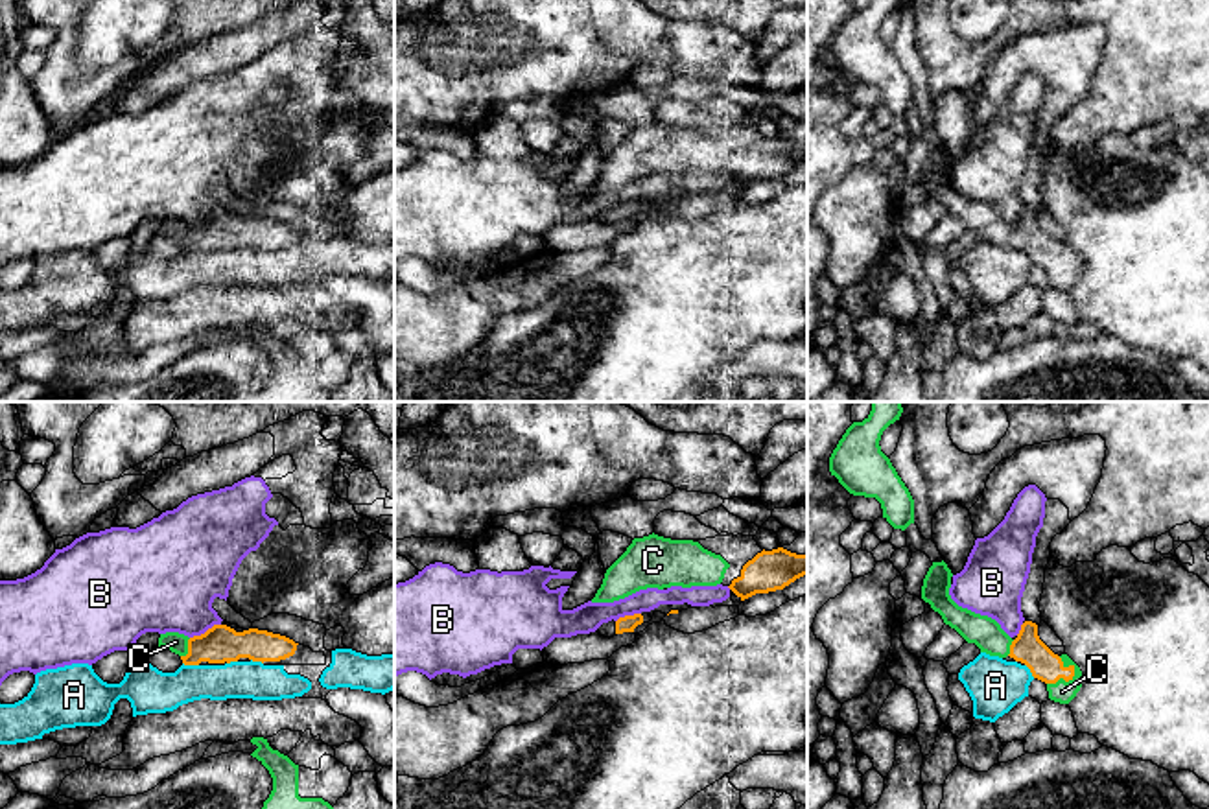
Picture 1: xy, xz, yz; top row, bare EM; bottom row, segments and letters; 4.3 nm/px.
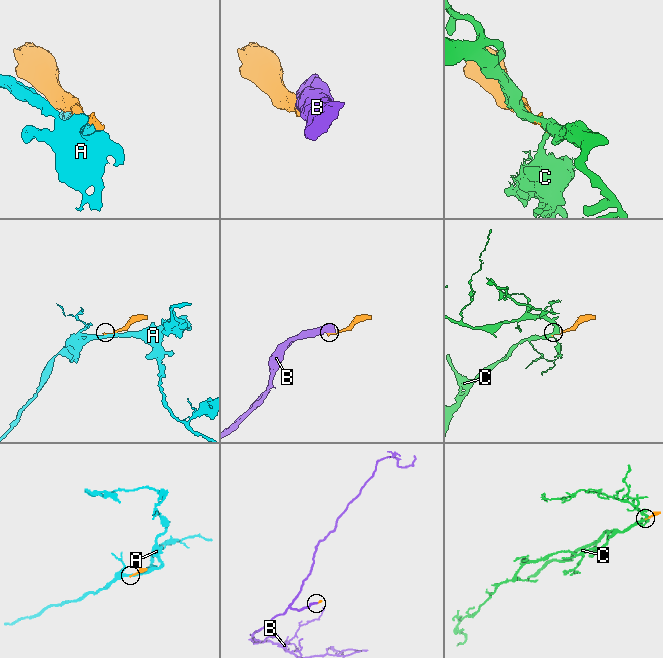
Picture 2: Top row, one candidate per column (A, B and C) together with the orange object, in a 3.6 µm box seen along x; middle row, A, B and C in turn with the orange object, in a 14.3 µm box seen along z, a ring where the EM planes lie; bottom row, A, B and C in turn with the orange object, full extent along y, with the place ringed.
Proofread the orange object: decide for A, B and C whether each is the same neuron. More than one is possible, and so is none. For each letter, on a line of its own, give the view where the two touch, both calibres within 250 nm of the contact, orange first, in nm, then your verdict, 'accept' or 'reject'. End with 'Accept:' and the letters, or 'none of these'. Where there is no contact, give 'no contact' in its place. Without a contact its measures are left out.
A: meets orange in xy; 160 nm thick on the orange side, 200 nm on the other; reject
B: meets orange in xy; 160 nm thick on the orange side, 400 nm on the other; reject
C: meets orange in yz; 140 nm thick on the orange side, 100 nm on the other; accept
Accept: C

